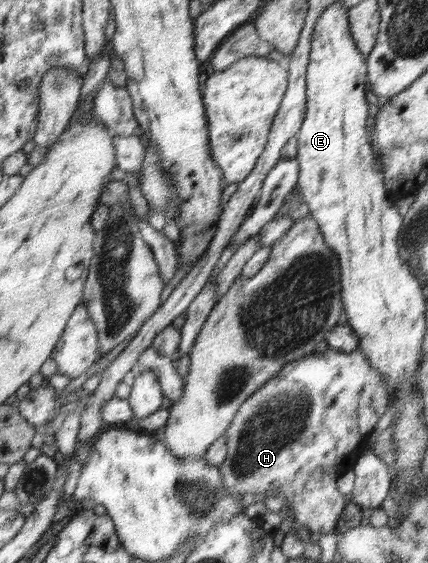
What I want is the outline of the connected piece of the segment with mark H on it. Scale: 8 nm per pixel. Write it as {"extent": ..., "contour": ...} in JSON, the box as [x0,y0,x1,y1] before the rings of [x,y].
{"extent":[219,348,389,535],"contour":[[[327,348],[323,353],[309,355],[298,361],[293,361],[282,366],[282,369],[271,377],[259,390],[256,390],[239,408],[227,427],[223,435],[226,436],[227,452],[225,460],[220,463],[219,470],[223,481],[223,488],[229,494],[238,496],[241,500],[241,510],[245,510],[249,505],[257,502],[264,502],[267,496],[273,496],[279,490],[280,495],[285,498],[294,514],[294,521],[303,526],[314,535],[325,535],[333,532],[337,526],[337,520],[341,518],[343,509],[347,504],[345,496],[337,491],[337,479],[347,471],[350,471],[356,460],[365,452],[368,447],[368,439],[373,432],[377,420],[385,412],[387,402],[389,401],[386,378],[384,374],[373,368],[368,358],[359,350],[349,351],[348,353]]]}

